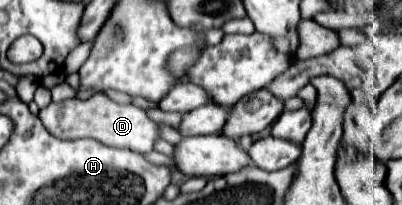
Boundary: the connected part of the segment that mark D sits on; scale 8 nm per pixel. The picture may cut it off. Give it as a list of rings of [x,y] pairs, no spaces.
[[[91,95],[89,99],[69,99],[61,103],[49,103],[45,109],[39,111],[39,119],[45,129],[59,137],[59,139],[81,139],[91,137],[103,145],[111,147],[125,147],[137,153],[153,151],[157,135],[157,123],[147,117],[147,113],[133,105],[119,105],[111,101],[107,95]]]

